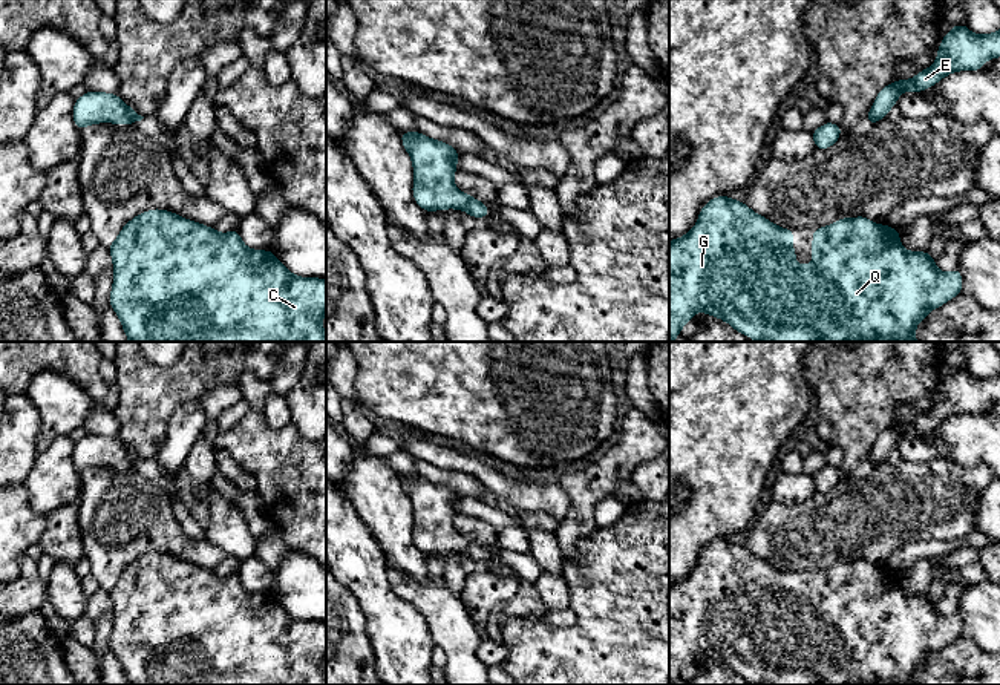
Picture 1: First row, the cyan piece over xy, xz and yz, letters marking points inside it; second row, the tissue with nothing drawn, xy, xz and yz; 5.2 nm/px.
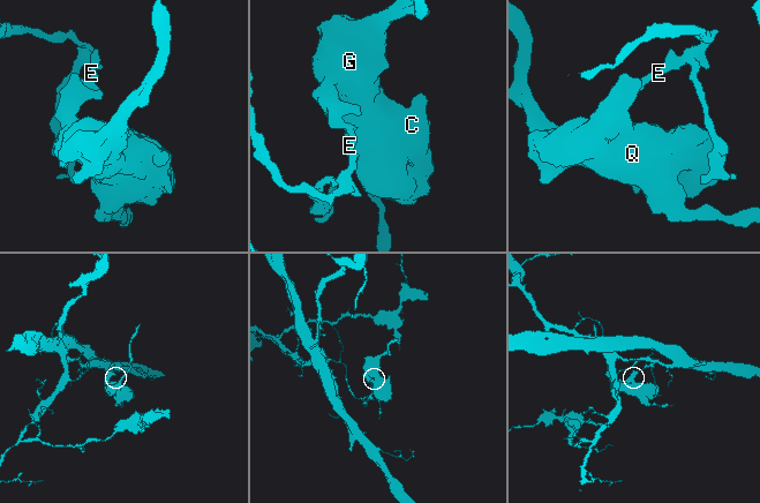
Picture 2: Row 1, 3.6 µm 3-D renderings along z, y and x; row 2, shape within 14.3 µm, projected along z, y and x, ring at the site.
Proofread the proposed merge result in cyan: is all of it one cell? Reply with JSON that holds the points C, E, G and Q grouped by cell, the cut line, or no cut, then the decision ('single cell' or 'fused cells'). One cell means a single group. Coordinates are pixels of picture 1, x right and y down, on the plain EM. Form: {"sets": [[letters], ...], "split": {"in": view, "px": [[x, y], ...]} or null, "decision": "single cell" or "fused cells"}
{"sets": [["C", "G", "Q"], ["E"]], "split": {"in": "xy", "px": [[124, 449], [132, 466]]}, "decision": "fused cells"}

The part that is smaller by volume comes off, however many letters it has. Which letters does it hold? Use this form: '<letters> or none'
C, G, Q

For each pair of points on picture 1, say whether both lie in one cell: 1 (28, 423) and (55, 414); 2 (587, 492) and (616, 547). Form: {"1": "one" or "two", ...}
{"1": "two", "2": "two"}

